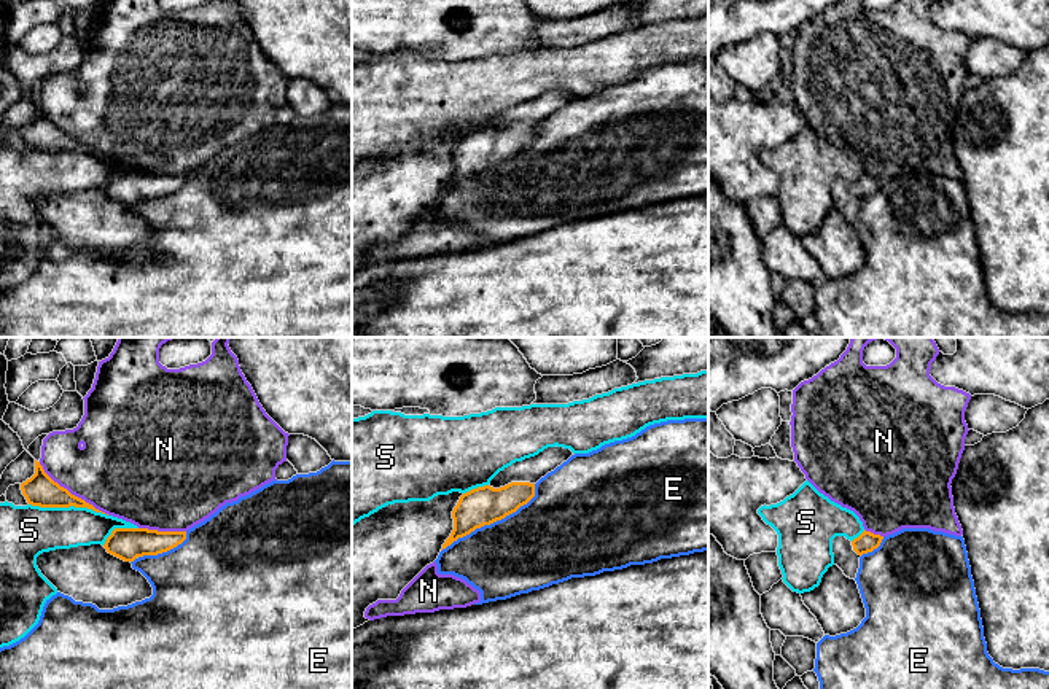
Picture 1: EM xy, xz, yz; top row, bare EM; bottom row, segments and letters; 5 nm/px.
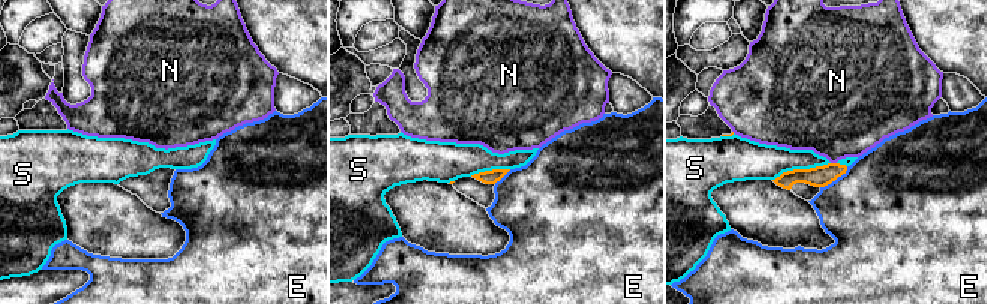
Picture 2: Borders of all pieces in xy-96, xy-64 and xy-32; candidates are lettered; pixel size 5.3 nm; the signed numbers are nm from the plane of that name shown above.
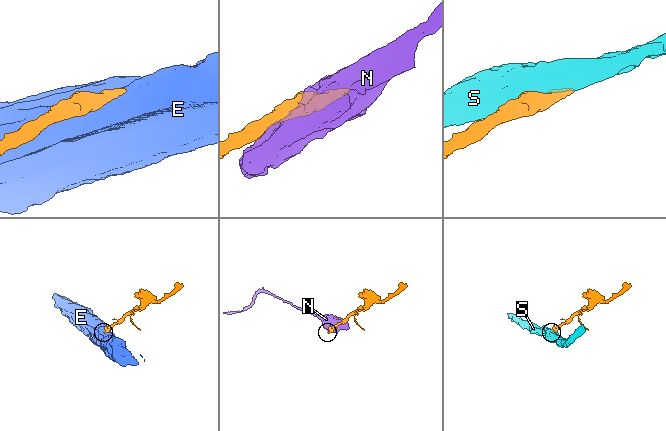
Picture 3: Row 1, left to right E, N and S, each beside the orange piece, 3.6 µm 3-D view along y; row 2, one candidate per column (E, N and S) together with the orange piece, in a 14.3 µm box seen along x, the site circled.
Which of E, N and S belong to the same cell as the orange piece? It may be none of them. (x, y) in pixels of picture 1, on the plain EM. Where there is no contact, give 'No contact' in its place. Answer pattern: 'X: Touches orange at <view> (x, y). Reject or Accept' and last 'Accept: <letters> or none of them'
E: Touches orange at xz (492, 166). Reject
N: Touches orange at xy (70, 137). Reject
S: Touches orange at xy (69, 150). Reject
Accept: none of them

